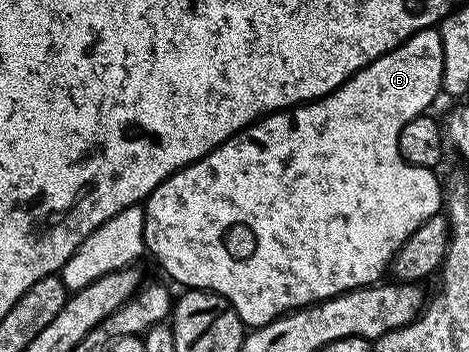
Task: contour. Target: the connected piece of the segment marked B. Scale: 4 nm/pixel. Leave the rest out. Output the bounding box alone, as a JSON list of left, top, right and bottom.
[143,29,443,328]

